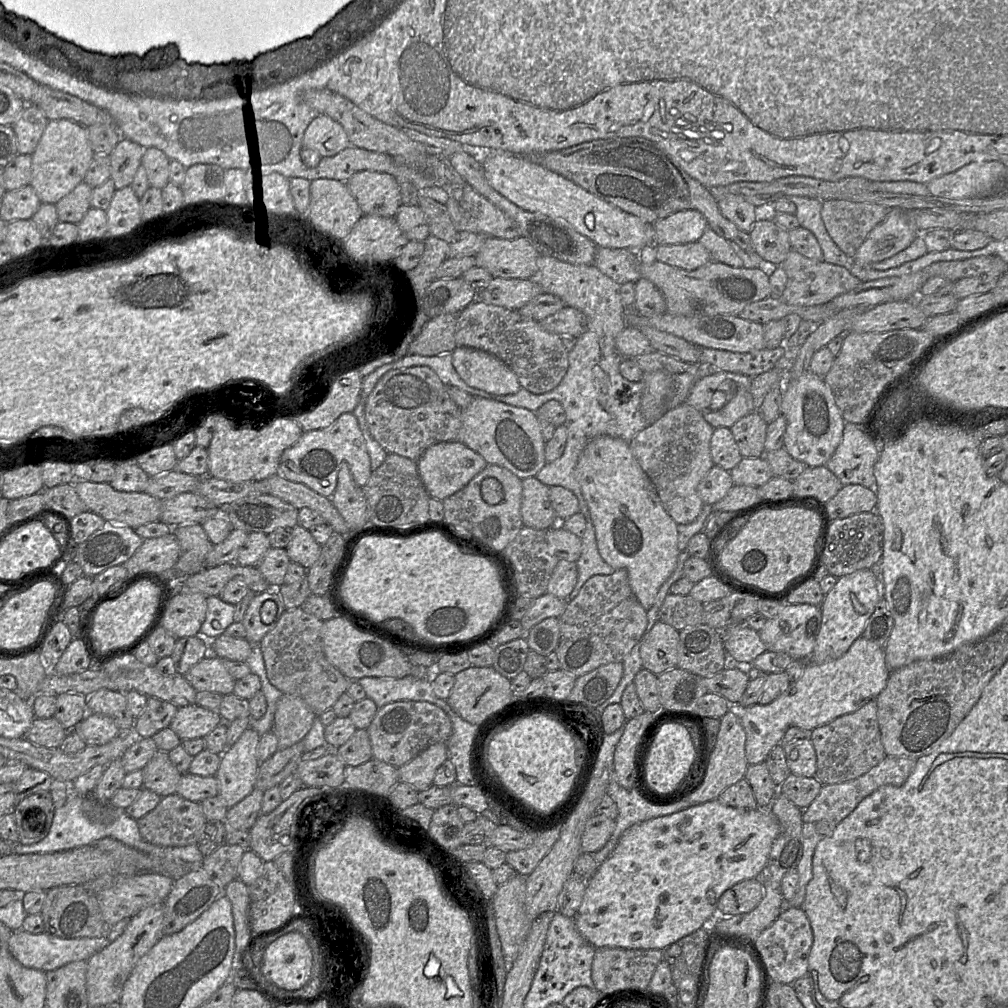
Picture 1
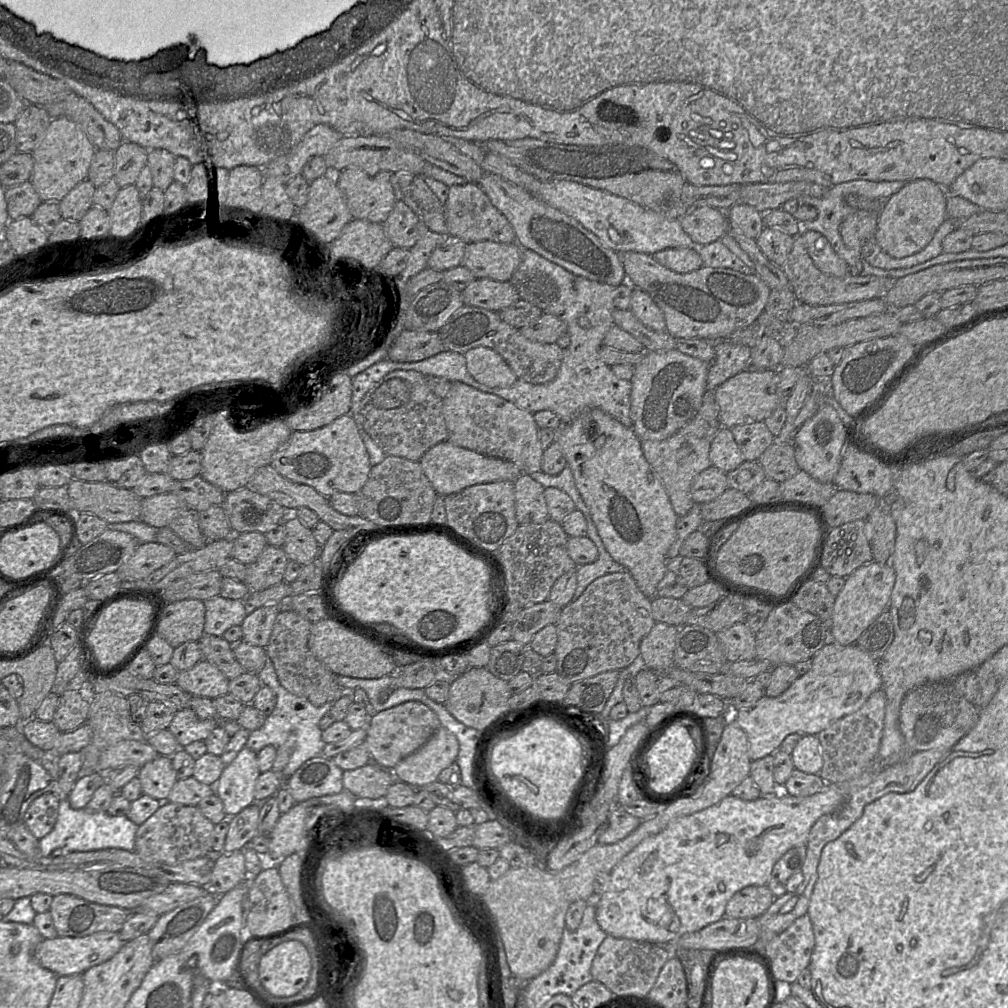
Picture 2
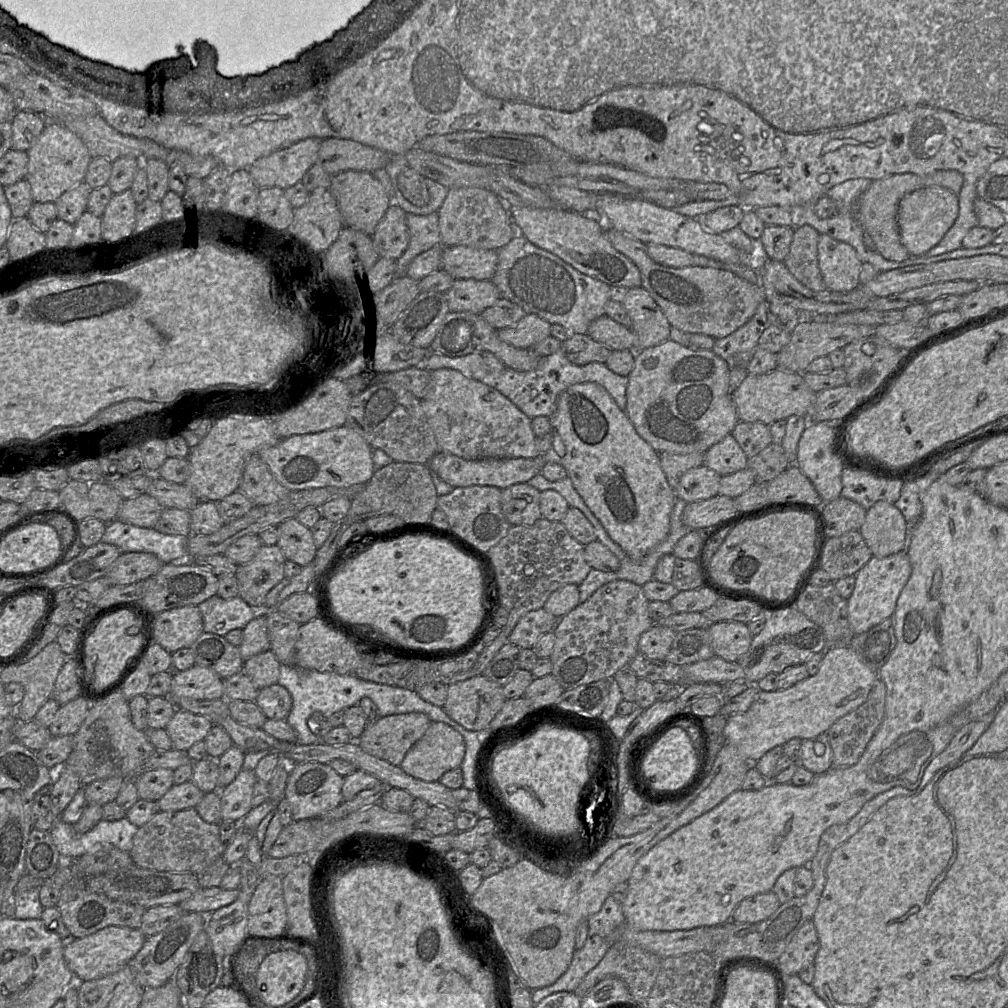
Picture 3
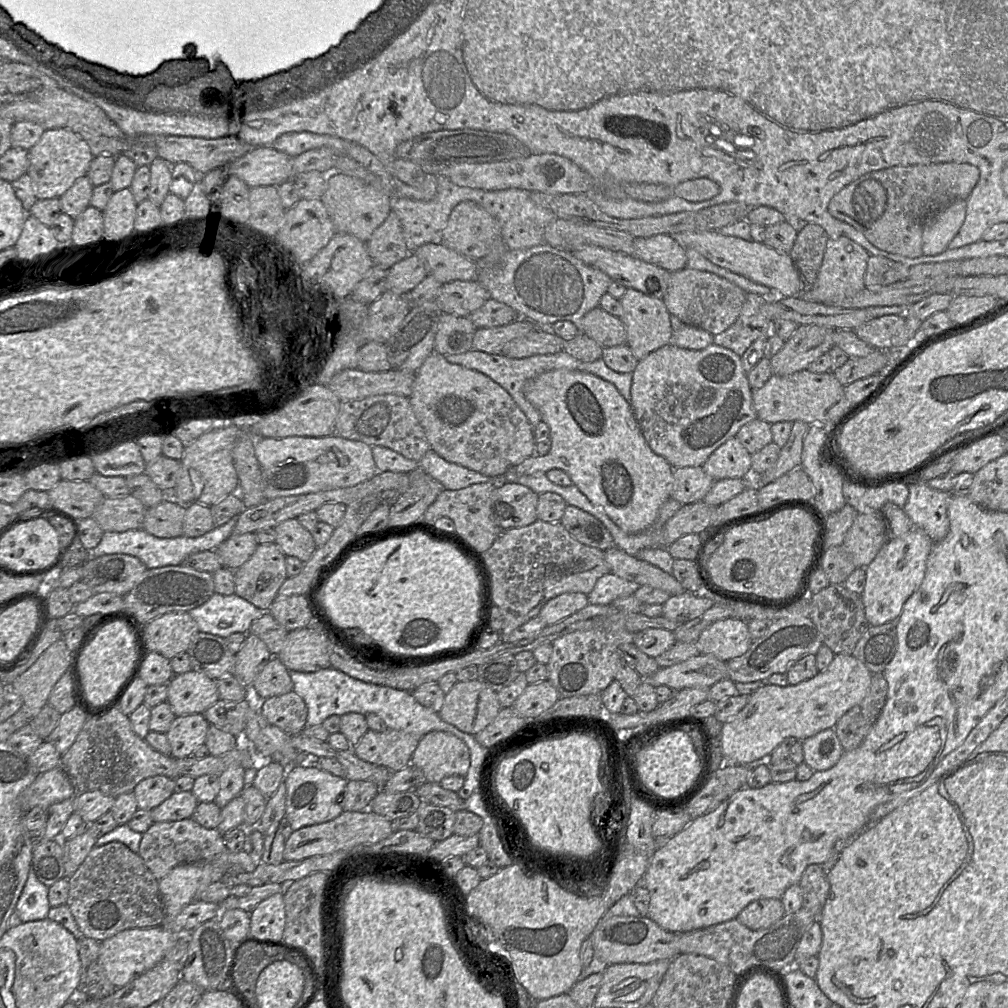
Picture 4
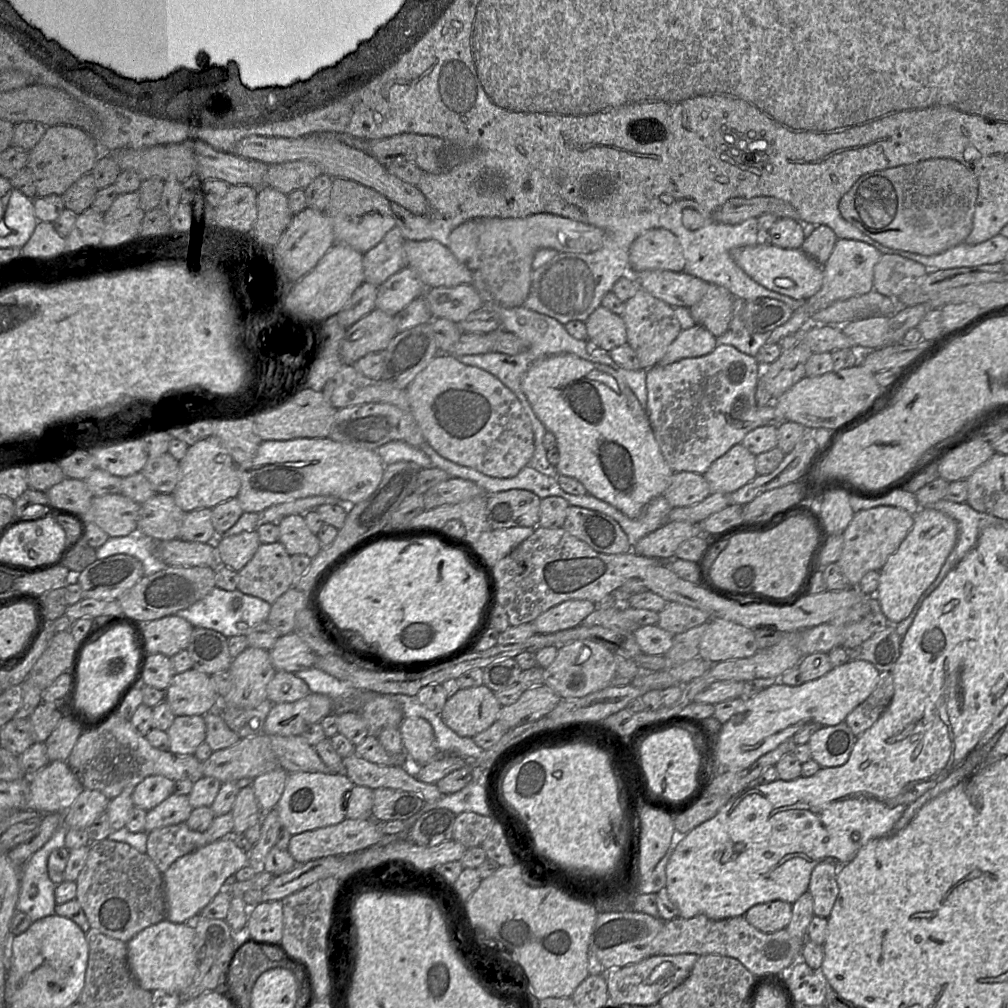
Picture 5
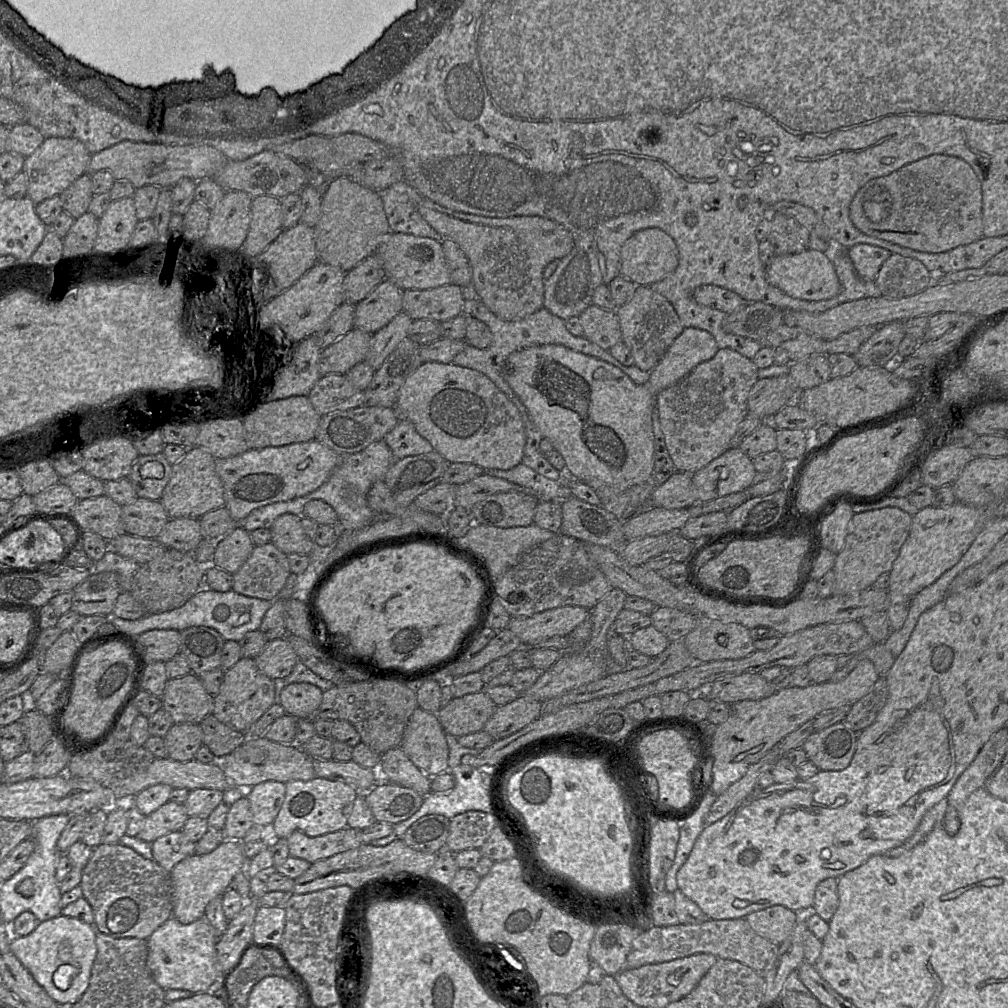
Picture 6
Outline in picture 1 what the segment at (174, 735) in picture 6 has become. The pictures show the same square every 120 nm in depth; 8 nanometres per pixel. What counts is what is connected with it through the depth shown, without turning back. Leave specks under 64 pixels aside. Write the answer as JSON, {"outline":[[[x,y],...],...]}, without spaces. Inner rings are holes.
{"outline":[[[191,704],[178,707],[169,727],[182,741],[204,738],[222,722],[218,711]]]}

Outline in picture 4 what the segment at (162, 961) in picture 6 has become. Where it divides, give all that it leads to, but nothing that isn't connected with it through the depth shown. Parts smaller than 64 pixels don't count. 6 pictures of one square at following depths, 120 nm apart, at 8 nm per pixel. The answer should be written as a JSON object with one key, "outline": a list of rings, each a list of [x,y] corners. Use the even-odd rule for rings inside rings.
{"outline":[[[163,926],[126,929],[101,941],[99,960],[109,981],[120,988],[156,966],[172,948],[178,936]]]}

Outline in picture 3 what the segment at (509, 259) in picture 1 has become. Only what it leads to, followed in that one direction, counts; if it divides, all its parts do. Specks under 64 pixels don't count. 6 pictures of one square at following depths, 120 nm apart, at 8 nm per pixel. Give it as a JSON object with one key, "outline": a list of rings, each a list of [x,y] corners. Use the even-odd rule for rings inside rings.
{"outline":[[[452,246],[445,247],[442,253],[441,269],[455,280],[491,280],[497,265],[497,250]]]}

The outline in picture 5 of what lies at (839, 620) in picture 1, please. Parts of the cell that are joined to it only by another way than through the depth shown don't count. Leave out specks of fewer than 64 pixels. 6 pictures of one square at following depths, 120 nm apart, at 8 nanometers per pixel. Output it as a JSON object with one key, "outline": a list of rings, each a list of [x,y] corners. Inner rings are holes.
{"outline":[[[921,507],[914,515],[913,527],[896,552],[888,557],[881,568],[879,584],[874,595],[891,624],[897,624],[911,614],[921,595],[938,576],[955,547],[957,538],[957,523],[945,513]]]}

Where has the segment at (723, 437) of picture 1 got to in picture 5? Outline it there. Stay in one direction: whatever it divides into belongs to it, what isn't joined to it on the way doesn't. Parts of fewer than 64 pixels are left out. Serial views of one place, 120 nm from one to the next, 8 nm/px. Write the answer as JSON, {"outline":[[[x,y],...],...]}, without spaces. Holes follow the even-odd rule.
{"outline":[[[739,443],[715,460],[703,474],[710,494],[732,494],[756,478],[756,456]]]}

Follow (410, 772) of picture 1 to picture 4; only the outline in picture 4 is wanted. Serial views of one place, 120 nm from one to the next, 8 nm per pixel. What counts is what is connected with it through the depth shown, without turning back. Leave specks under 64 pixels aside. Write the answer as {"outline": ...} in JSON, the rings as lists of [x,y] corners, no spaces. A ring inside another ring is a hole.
{"outline":[[[432,731],[420,739],[412,755],[411,765],[421,769],[430,783],[440,783],[453,775],[465,777],[470,767],[470,750],[455,735]]]}

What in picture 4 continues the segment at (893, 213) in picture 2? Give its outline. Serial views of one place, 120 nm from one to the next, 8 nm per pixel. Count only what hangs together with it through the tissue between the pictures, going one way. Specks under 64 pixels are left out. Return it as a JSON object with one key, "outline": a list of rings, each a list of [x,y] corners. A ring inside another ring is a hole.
{"outline":[[[965,200],[954,201],[930,215],[923,226],[923,255],[935,256],[946,251],[962,227],[965,216]]]}

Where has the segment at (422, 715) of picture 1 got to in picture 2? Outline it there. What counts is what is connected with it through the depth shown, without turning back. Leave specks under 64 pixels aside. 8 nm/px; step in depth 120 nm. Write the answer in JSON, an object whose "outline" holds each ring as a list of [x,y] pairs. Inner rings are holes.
{"outline":[[[408,701],[381,711],[370,719],[366,747],[374,763],[384,769],[393,769],[403,758],[421,748],[440,726],[438,715],[430,707]]]}

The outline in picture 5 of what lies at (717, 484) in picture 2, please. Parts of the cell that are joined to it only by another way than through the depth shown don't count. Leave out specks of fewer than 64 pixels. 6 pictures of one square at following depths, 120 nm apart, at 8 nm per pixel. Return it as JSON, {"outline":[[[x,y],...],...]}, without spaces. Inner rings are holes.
{"outline":[[[675,472],[664,496],[672,507],[695,505],[710,495],[703,475],[695,472]]]}

